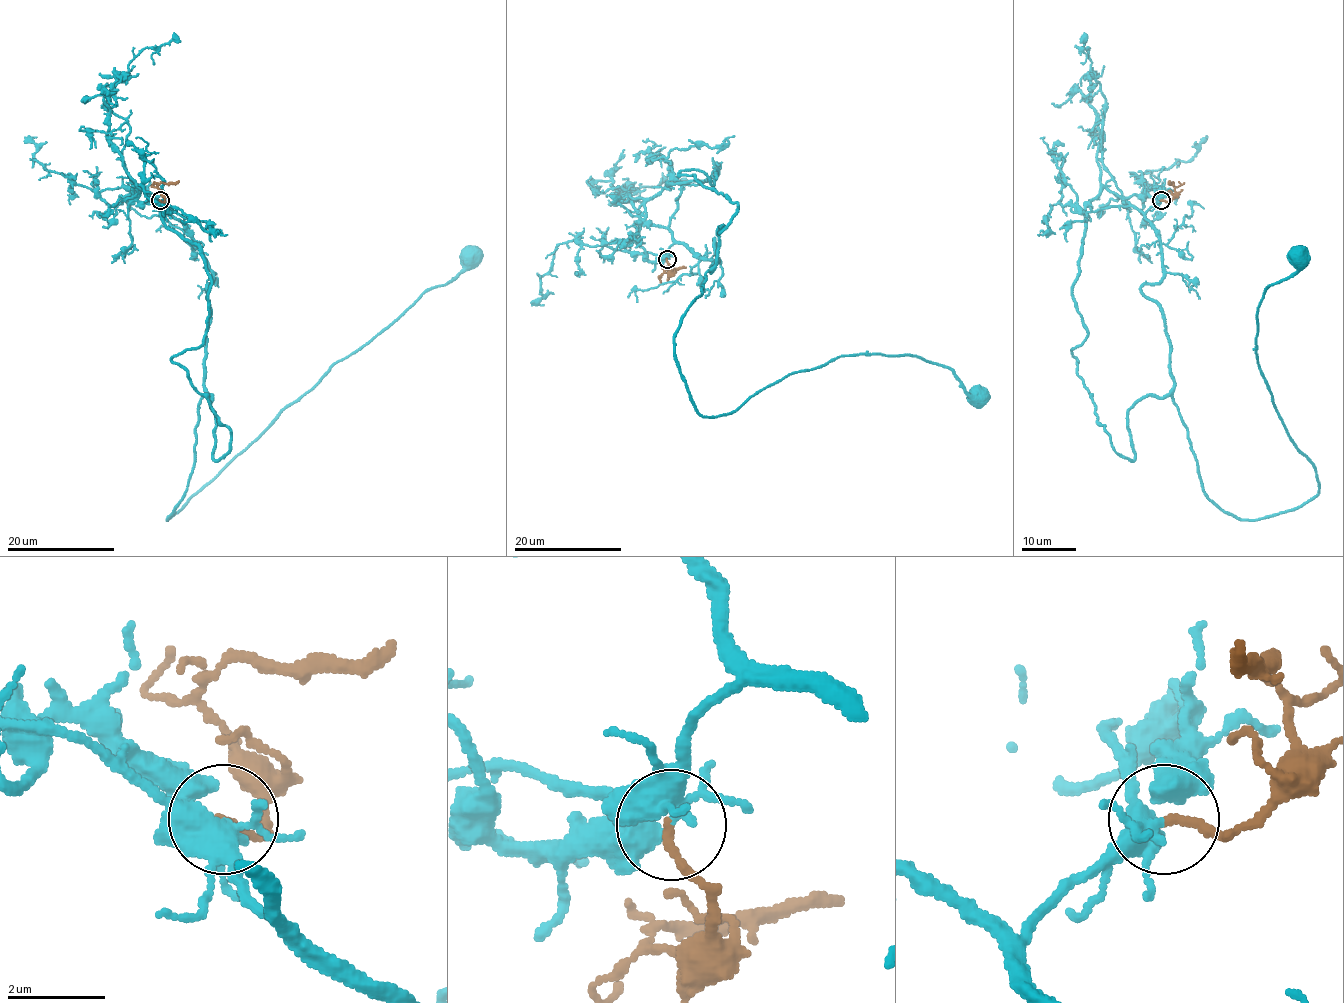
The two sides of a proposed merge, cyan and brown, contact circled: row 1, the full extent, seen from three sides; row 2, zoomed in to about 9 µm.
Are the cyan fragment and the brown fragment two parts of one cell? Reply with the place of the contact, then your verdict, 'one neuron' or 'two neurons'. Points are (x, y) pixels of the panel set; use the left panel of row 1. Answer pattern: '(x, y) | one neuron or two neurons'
(160, 200) | one neuron

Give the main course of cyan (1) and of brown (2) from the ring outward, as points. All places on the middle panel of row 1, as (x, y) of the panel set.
1: (667, 259), (682, 243), (720, 260), (714, 239), (674, 336), (706, 417), (840, 356), (916, 355), (976, 395)
2: (667, 259), (671, 270), (664, 271), (686, 267)

